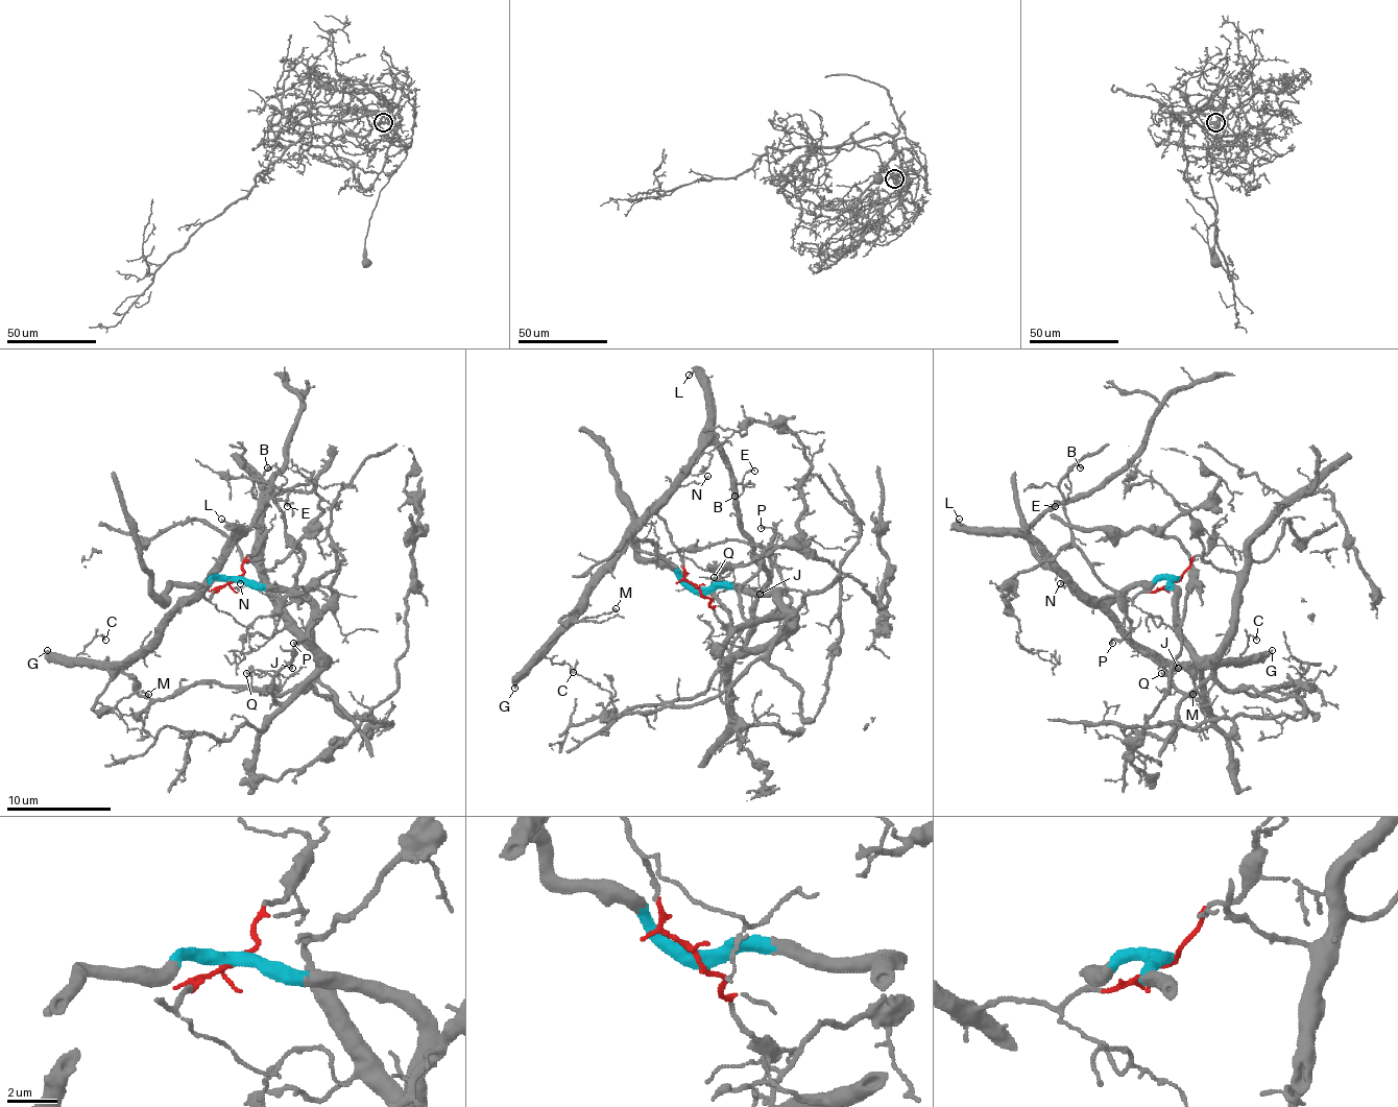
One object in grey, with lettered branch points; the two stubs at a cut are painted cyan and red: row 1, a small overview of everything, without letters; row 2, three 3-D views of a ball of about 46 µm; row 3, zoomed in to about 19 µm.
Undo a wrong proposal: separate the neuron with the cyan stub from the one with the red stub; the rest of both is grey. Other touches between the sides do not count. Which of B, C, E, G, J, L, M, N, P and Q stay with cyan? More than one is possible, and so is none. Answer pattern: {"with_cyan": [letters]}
{"with_cyan": ["J", "P", "Q"]}

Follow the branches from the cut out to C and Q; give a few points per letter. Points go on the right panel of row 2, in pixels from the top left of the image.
C: (1176, 581), (1098, 604), (1134, 641), (1174, 665), (1218, 665), (1238, 657), (1247, 635), (1257, 639)
Q: (1176, 581), (1179, 641), (1200, 668), (1205, 704), (1168, 694), (1171, 680), (1160, 673)

